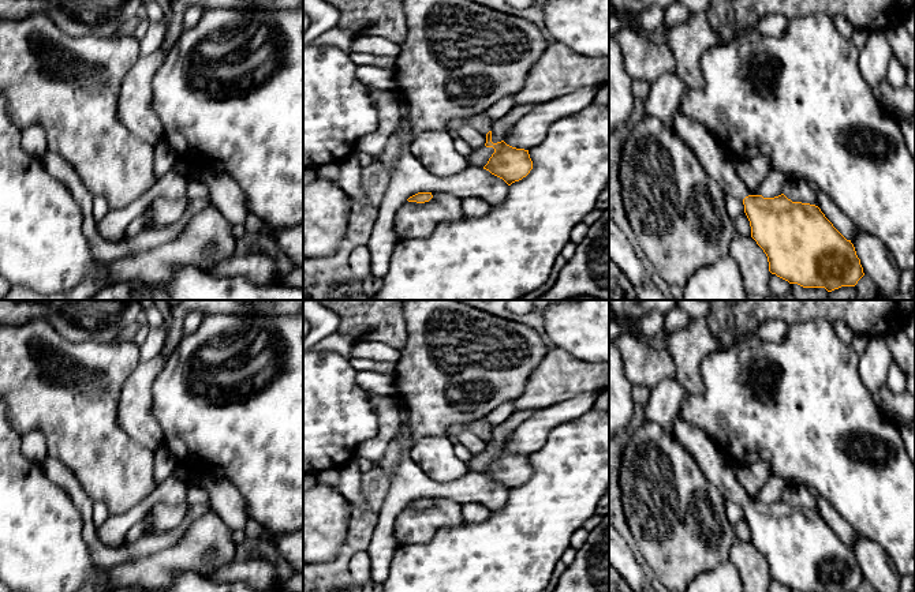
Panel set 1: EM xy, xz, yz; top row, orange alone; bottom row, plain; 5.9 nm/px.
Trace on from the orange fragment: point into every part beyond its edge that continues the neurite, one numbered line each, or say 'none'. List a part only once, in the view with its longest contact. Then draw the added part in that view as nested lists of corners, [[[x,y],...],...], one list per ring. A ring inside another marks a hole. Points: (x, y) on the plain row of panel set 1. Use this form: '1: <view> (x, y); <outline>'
1: yz (723, 472); [[[677,413],[673,419],[673,436],[694,456],[707,479],[720,488],[725,499],[742,506],[748,502],[748,495],[737,480],[737,465],[727,457],[703,430],[690,424]]]

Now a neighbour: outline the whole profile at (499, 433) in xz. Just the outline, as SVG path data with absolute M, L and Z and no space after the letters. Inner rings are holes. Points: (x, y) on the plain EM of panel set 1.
M515 411L504 423L492 428L492 447L497 449L504 446L504 438L508 432L513 432L524 420L530 419L538 412L533 411Z

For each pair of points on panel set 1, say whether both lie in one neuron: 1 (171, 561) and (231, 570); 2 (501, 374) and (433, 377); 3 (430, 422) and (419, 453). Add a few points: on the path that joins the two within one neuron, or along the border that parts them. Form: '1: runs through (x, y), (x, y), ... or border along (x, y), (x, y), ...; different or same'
1: border along (236, 557), (217, 568), (209, 577); different
2: runs through (485, 374), (462, 374), (449, 378); same
3: border along (444, 434), (424, 435), (410, 448); different

